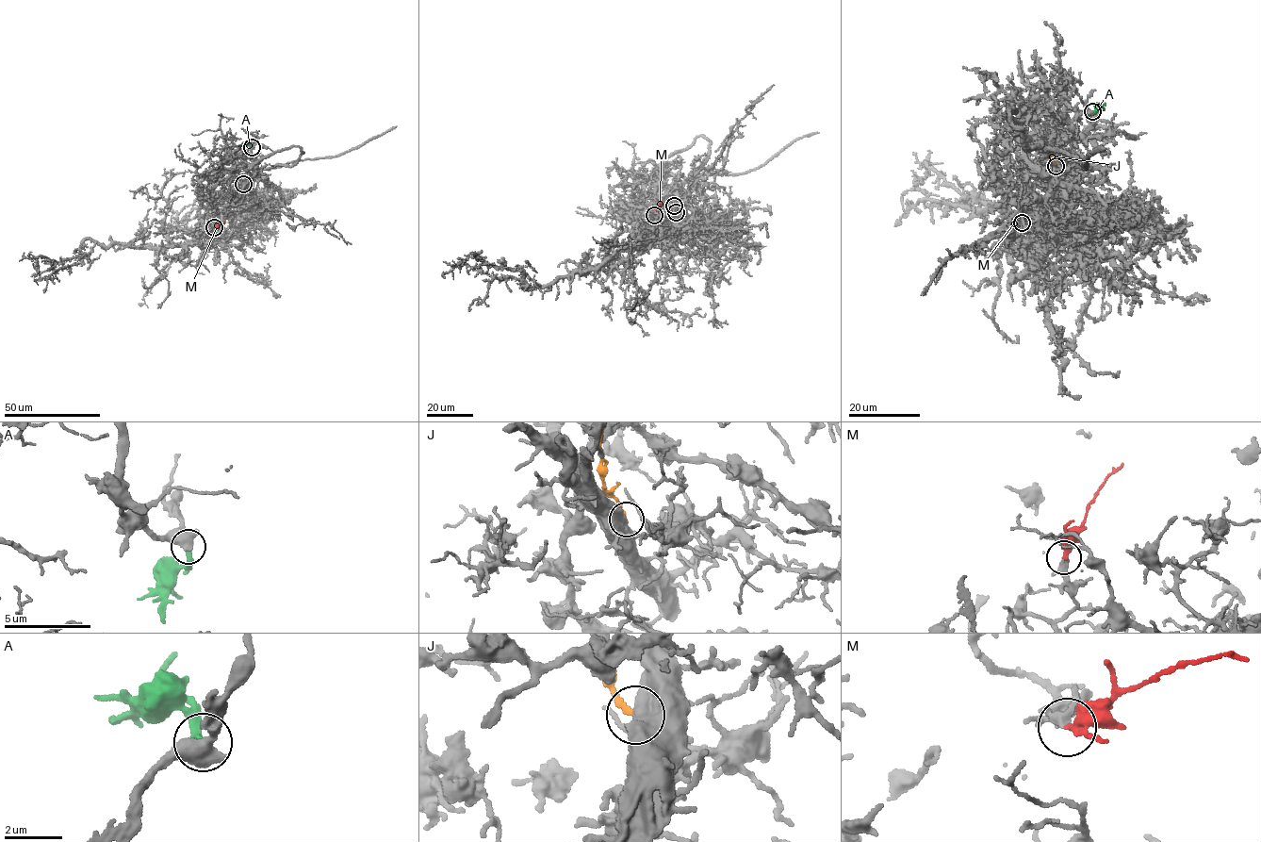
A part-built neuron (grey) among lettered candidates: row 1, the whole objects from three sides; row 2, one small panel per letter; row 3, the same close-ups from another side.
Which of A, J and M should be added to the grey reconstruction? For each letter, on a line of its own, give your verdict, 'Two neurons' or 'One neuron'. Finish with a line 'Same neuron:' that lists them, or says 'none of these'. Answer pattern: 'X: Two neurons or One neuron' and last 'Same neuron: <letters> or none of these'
A: One neuron
J: Two neurons
M: One neuron
Same neuron: A, M

